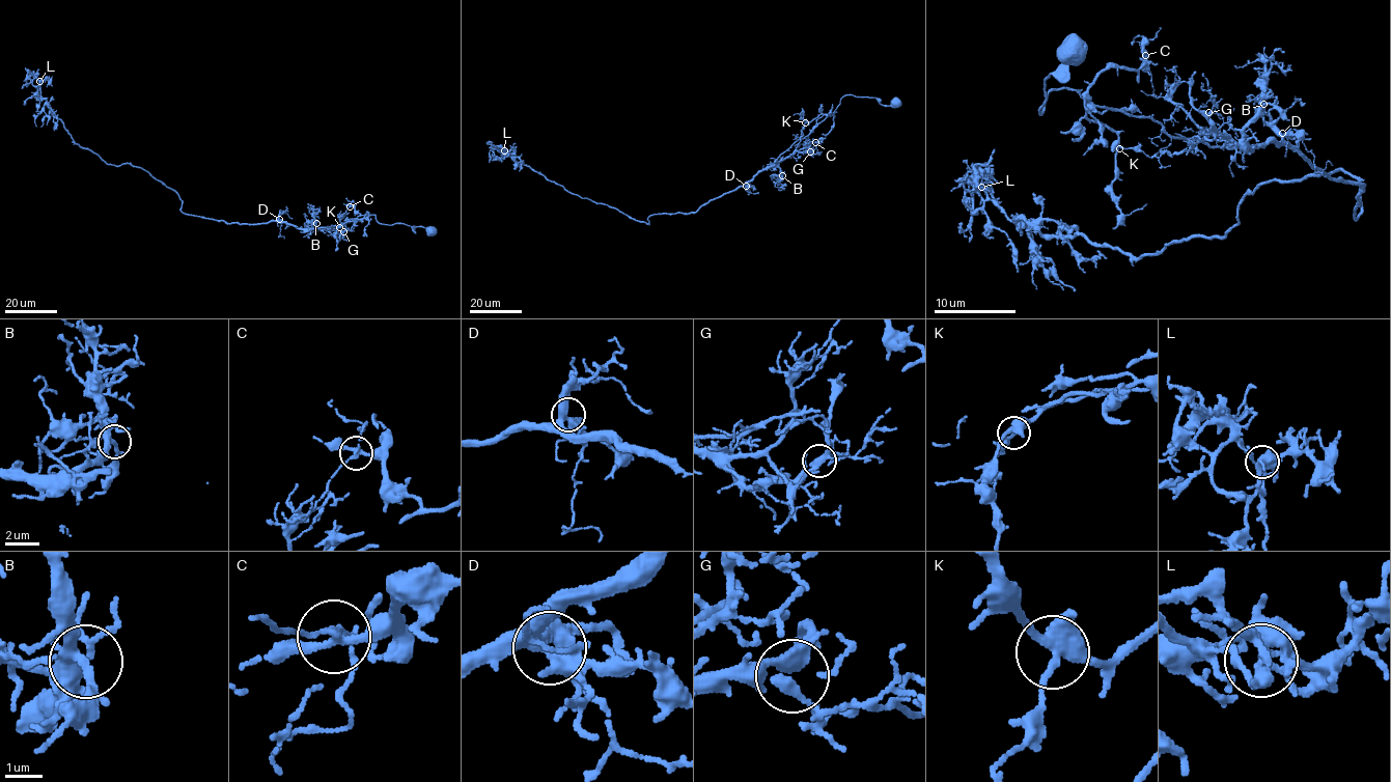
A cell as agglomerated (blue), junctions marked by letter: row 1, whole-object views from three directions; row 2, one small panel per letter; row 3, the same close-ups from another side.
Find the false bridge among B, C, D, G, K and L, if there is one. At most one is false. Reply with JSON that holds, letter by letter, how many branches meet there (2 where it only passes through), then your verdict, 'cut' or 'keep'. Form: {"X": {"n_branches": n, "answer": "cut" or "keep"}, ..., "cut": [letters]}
{"B": {"n_branches": 5, "answer": "keep"}, "C": {"n_branches": 4, "answer": "cut"}, "D": {"n_branches": 4, "answer": "keep"}, "G": {"n_branches": 5, "answer": "keep"}, "K": {"n_branches": 4, "answer": "keep"}, "L": {"n_branches": 7, "answer": "keep"}, "cut": ["C"]}

